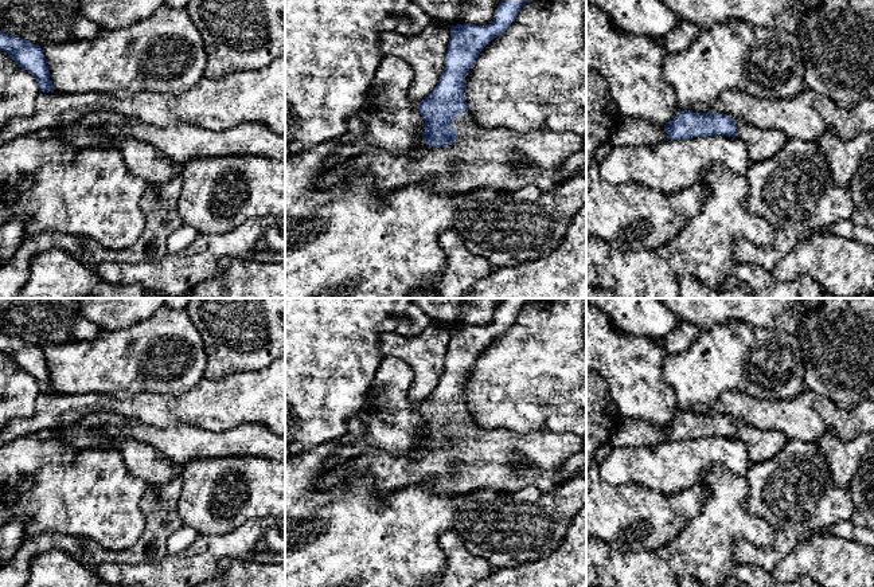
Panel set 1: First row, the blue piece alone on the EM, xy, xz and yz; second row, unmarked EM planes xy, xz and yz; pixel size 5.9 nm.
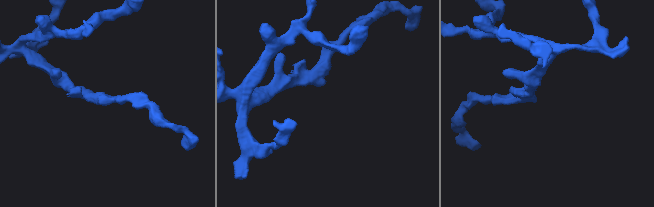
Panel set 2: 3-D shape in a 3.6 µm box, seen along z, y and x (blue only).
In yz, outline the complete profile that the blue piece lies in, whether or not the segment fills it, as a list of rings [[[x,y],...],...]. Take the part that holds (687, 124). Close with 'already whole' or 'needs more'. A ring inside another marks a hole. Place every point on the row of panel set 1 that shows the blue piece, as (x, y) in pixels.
[[[682,110],[664,125],[668,140],[687,140],[722,134],[740,137],[748,144],[750,163],[761,163],[783,149],[787,137],[774,129],[761,130],[745,121],[734,120],[722,113],[694,113]]] | needs more

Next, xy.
[[[0,31],[0,50],[8,54],[20,67],[34,75],[40,91],[54,91],[47,60],[39,44],[34,44],[26,39]]] | already whole

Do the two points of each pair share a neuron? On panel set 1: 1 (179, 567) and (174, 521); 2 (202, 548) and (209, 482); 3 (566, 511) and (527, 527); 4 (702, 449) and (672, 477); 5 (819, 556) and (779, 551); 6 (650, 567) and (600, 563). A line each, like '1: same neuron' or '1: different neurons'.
1: different neurons
2: different neurons
3: same neuron
4: same neuron
5: different neurons
6: same neuron

